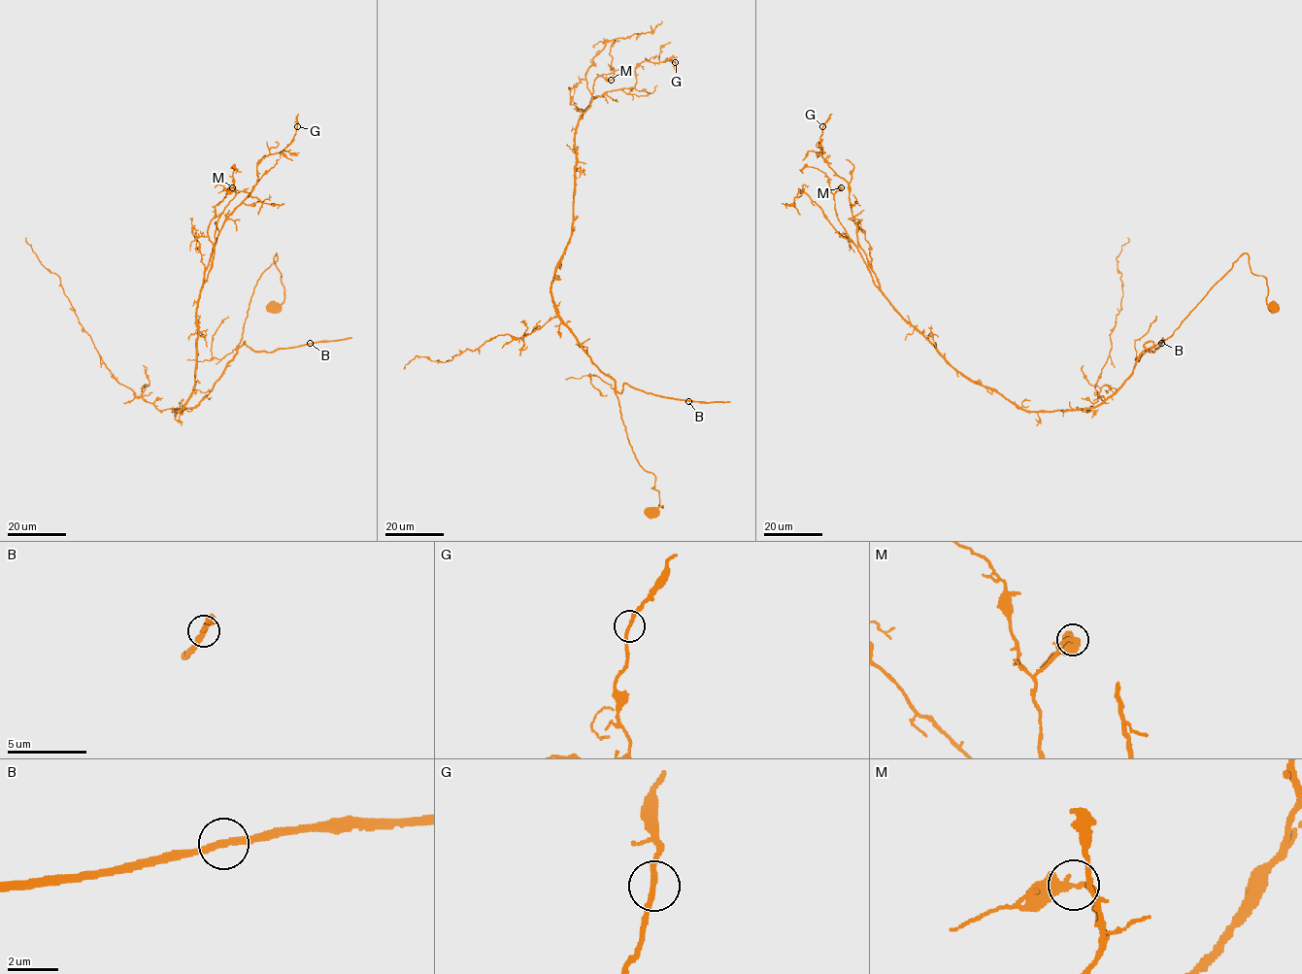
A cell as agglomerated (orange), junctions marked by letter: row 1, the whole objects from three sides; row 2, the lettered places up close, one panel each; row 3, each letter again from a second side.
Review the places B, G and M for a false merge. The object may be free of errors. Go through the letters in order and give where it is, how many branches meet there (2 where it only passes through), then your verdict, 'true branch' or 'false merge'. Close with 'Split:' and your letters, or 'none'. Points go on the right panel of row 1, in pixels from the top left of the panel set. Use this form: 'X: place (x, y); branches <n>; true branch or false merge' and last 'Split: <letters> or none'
B: place (1161, 343); branches 2; true branch
G: place (822, 126); branches 2; true branch
M: place (841, 187); branches 2; true branch
Split: none

